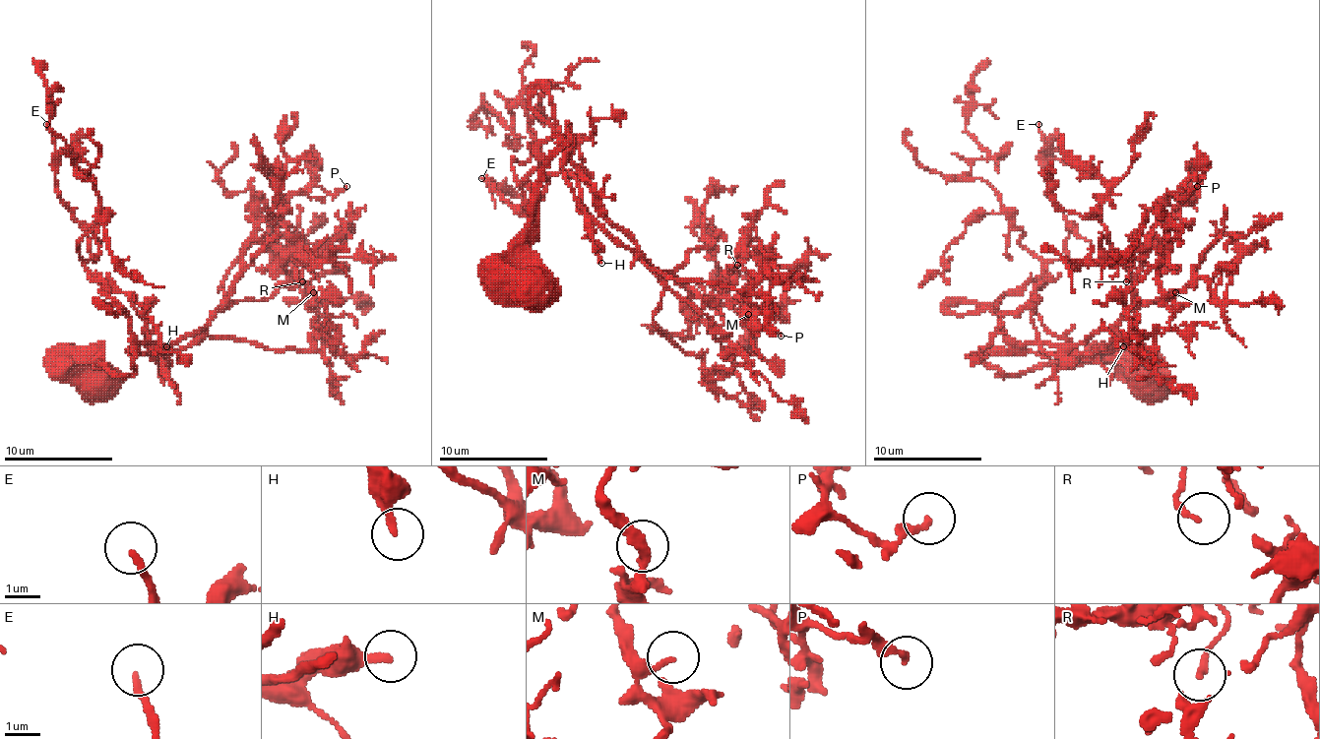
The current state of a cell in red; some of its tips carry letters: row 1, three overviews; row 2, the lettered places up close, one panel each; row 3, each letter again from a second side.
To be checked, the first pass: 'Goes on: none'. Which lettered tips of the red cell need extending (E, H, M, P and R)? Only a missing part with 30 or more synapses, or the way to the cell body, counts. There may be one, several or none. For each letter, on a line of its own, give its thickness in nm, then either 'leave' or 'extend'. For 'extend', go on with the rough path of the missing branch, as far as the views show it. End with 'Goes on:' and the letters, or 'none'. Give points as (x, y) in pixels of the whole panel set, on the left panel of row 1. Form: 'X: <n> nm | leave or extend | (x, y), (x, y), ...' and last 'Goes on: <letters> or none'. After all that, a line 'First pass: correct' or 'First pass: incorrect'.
E: 200 nm | leave
H: 240 nm | leave
M: 140 nm | extend | (313, 292), (338, 286), (365, 289), (379, 303), (376, 311)
P: 200 nm | leave
R: 190 nm | leave
Goes on: M
First pass: incorrect

